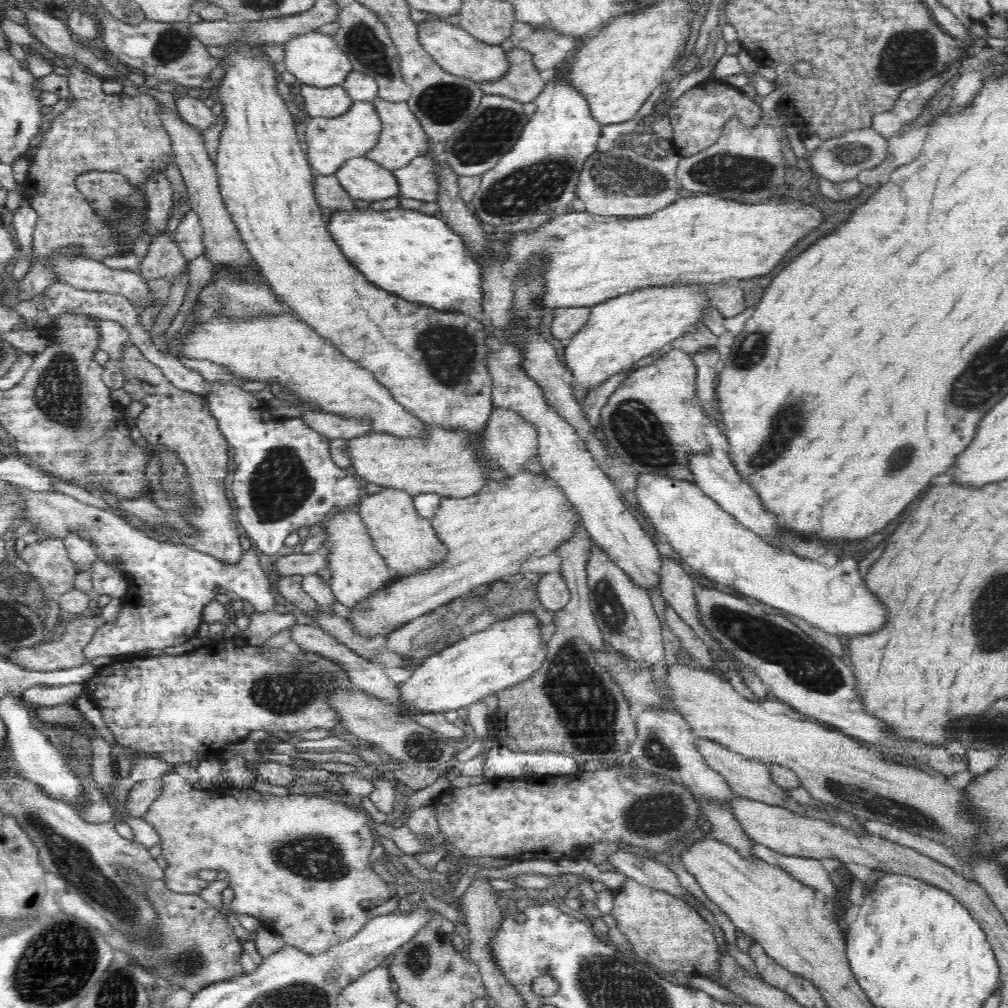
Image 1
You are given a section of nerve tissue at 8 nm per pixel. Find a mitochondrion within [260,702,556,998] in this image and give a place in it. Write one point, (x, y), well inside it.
(316, 856)

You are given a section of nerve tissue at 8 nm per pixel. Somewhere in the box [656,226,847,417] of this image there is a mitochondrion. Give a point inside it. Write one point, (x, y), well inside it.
(752, 351)

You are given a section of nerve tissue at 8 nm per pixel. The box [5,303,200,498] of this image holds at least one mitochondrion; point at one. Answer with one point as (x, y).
(59, 387)

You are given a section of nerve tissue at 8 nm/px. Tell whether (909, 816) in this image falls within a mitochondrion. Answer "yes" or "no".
yes

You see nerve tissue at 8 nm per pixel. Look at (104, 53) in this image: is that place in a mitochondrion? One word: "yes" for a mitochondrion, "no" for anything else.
no

